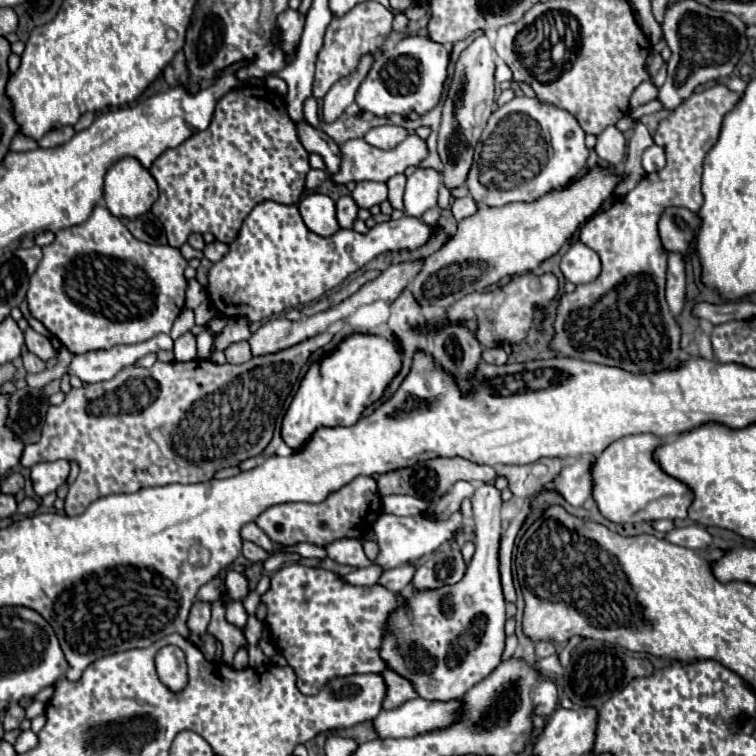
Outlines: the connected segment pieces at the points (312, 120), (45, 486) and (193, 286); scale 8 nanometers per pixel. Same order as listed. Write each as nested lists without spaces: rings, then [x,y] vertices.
[[[312,96],[306,100],[306,106],[304,106],[304,118],[306,118],[306,122],[308,122],[308,124],[312,124],[314,128],[318,128],[318,126],[320,126],[320,118],[318,118],[318,104],[316,104],[316,100],[314,100]]]
[[[54,460],[54,462],[40,462],[38,466],[32,466],[32,484],[34,492],[38,496],[46,496],[48,492],[54,492],[70,474],[70,464],[66,460]]]
[[[188,280],[186,290],[186,308],[196,308],[204,296],[204,288],[198,284],[198,280]]]

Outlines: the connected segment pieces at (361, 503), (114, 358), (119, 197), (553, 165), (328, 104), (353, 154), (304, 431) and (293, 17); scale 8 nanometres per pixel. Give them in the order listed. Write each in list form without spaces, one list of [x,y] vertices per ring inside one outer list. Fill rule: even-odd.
[[[358,476],[350,484],[332,492],[320,504],[288,502],[270,506],[256,518],[256,524],[268,534],[268,538],[274,544],[290,546],[298,542],[308,542],[326,548],[330,542],[340,538],[362,538],[366,532],[370,532],[380,512],[382,512],[382,498],[378,494],[376,480],[370,476]]]
[[[158,334],[140,344],[86,352],[72,358],[68,374],[78,376],[86,384],[110,380],[116,372],[120,372],[126,366],[132,366],[138,358],[144,358],[146,354],[158,354],[160,350],[170,350],[170,348],[172,348],[172,338],[168,334]]]
[[[138,158],[118,160],[104,178],[106,208],[118,218],[136,218],[158,198],[158,184]]]
[[[512,98],[492,112],[482,132],[466,180],[470,196],[486,206],[538,200],[546,192],[564,186],[586,166],[588,148],[584,138],[586,132],[568,110],[550,106],[550,102],[538,98]],[[570,130],[574,132],[572,138],[566,136]]]
[[[364,56],[360,60],[360,66],[354,74],[350,74],[348,78],[338,80],[330,92],[323,98],[322,115],[324,122],[331,123],[342,115],[346,110],[346,106],[350,106],[356,98],[356,90],[360,86],[360,82],[366,78],[370,66],[374,62],[374,56]]]
[[[410,134],[402,144],[398,144],[394,150],[378,150],[370,146],[364,140],[348,140],[340,144],[340,170],[338,174],[332,174],[331,179],[336,186],[344,186],[350,182],[362,182],[362,180],[376,180],[386,182],[398,172],[404,172],[408,166],[418,166],[426,156],[426,144],[416,134]]]
[[[358,332],[346,336],[334,352],[324,356],[320,362],[310,364],[284,416],[282,440],[292,450],[298,450],[320,426],[356,424],[364,408],[382,396],[384,388],[398,374],[398,370],[400,354],[390,340]]]
[[[288,8],[282,14],[278,14],[278,26],[280,26],[280,36],[276,38],[276,42],[282,46],[282,50],[288,54],[294,50],[294,46],[298,46],[300,42],[300,34],[304,28],[304,16],[298,14],[296,10]]]

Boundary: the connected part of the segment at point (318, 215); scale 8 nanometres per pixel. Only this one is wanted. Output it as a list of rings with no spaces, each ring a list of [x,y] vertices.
[[[308,194],[298,204],[304,224],[318,236],[328,238],[340,230],[336,220],[336,204],[330,196],[324,194]]]

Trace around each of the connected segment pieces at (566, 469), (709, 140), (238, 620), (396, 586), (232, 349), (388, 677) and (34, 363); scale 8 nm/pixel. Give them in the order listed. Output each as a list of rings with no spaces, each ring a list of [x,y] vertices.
[[[580,458],[574,464],[564,466],[560,474],[546,486],[546,490],[556,490],[566,502],[574,508],[582,506],[586,498],[590,498],[590,458]]]
[[[716,84],[702,92],[694,92],[686,102],[682,102],[670,118],[662,120],[654,142],[666,148],[666,166],[658,172],[646,174],[640,184],[628,192],[622,200],[618,200],[610,210],[596,212],[582,228],[580,228],[580,242],[590,246],[596,254],[602,254],[602,274],[590,282],[580,284],[574,292],[562,294],[558,298],[556,320],[554,320],[554,336],[550,340],[550,350],[558,352],[564,358],[578,358],[586,362],[596,362],[604,366],[618,366],[632,374],[654,372],[654,370],[670,370],[670,366],[678,366],[680,358],[680,326],[670,316],[668,302],[664,298],[666,286],[666,252],[660,244],[658,236],[658,218],[664,208],[668,206],[684,206],[692,212],[698,212],[704,198],[702,198],[702,162],[706,154],[712,150],[714,142],[718,142],[718,134],[722,128],[724,116],[734,110],[742,98],[740,92],[732,92],[724,84]]]
[[[232,602],[228,608],[226,608],[226,620],[238,628],[242,628],[246,624],[246,618],[248,614],[244,612],[242,608],[242,602]]]
[[[406,564],[406,566],[398,566],[394,570],[386,570],[382,574],[382,578],[378,580],[382,586],[386,586],[392,592],[402,592],[408,588],[408,584],[412,582],[412,576],[416,572],[416,566]]]
[[[236,342],[236,344],[230,344],[226,350],[224,350],[224,354],[226,354],[226,360],[230,362],[230,364],[242,364],[242,362],[248,362],[250,358],[252,358],[252,352],[250,352],[250,346],[248,346],[248,342]]]
[[[386,668],[382,672],[382,676],[384,676],[384,682],[388,686],[386,700],[384,700],[386,710],[394,710],[394,708],[402,706],[402,702],[418,698],[418,694],[414,694],[414,686],[410,686],[410,682],[406,682],[406,678],[402,678],[400,674],[394,674],[394,670]]]
[[[32,352],[22,354],[22,358],[24,358],[24,368],[26,368],[26,372],[30,372],[30,374],[42,372],[42,370],[46,368],[46,362],[42,362],[42,360],[40,360],[36,354],[32,354]]]

